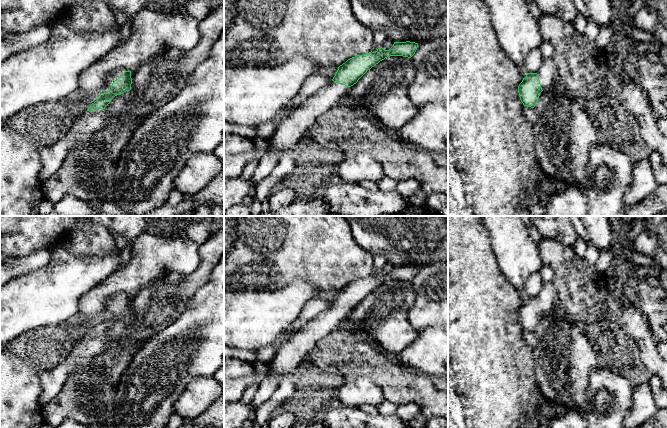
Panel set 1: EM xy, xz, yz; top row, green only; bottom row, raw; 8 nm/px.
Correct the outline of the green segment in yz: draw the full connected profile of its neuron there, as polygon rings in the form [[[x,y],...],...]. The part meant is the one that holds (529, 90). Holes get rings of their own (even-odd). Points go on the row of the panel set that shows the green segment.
[[[552,58],[544,59],[537,73],[527,73],[518,86],[518,93],[524,106],[534,108],[540,93],[559,81],[556,64]]]

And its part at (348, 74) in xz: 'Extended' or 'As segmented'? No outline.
Extended

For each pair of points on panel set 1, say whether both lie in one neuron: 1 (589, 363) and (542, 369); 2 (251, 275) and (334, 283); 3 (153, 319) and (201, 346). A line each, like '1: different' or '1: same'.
1: same
2: same
3: different

